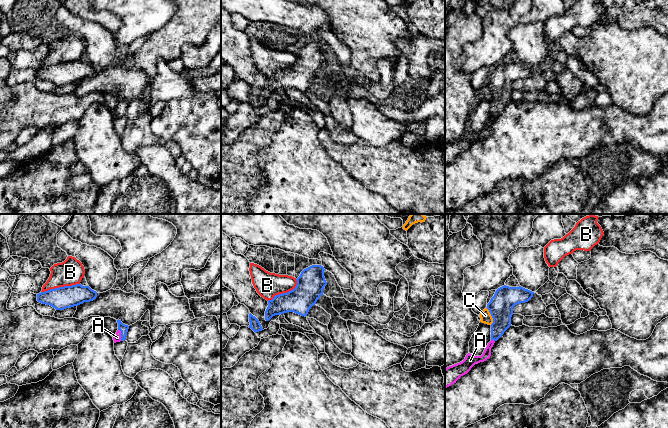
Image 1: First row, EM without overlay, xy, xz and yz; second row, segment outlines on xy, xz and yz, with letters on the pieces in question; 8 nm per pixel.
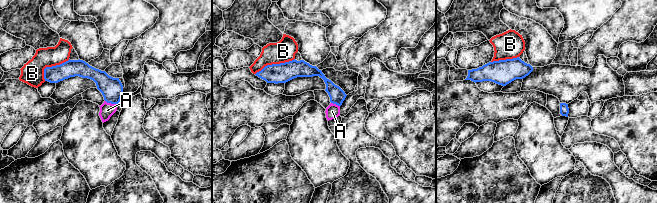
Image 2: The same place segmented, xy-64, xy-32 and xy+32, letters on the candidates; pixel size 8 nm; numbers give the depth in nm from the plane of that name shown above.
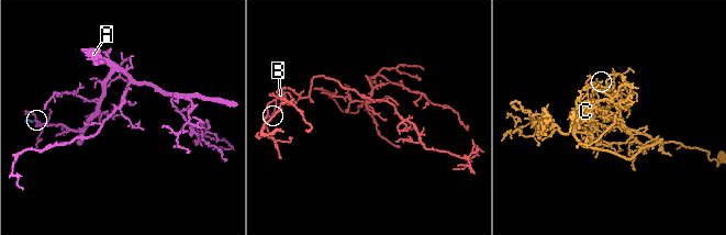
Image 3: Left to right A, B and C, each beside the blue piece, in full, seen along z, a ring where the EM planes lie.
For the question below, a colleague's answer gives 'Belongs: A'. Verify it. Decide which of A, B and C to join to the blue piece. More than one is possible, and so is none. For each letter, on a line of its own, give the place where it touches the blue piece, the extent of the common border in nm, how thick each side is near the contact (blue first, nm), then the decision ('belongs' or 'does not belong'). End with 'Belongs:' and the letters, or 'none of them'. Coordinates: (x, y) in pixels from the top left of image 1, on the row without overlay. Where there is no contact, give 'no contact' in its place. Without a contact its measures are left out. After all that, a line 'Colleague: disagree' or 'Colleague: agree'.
A: meets blue in xy at (121, 111); contact 100 nm long; 70 nm thick on the blue side, 60 nm on the other; belongs
B: meets blue in xy at (60, 63); contact 320 nm long; 180 nm thick on the blue side, 200 nm on the other; does not belong
C: meets blue in yz at (491, 91); contact 140 nm long; 190 nm thick on the blue side, 90 nm on the other; does not belong
Belongs: A
Colleague: agree

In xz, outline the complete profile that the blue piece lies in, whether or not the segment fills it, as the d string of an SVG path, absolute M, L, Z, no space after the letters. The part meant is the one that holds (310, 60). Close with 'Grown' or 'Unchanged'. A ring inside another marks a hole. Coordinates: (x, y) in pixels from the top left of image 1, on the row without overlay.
M312 41L304 45L296 55L297 61L293 66L276 71L268 77L265 96L269 97L273 92L287 88L306 93L310 84L323 71L323 65L327 61L324 47L321 41Z. Unchanged

